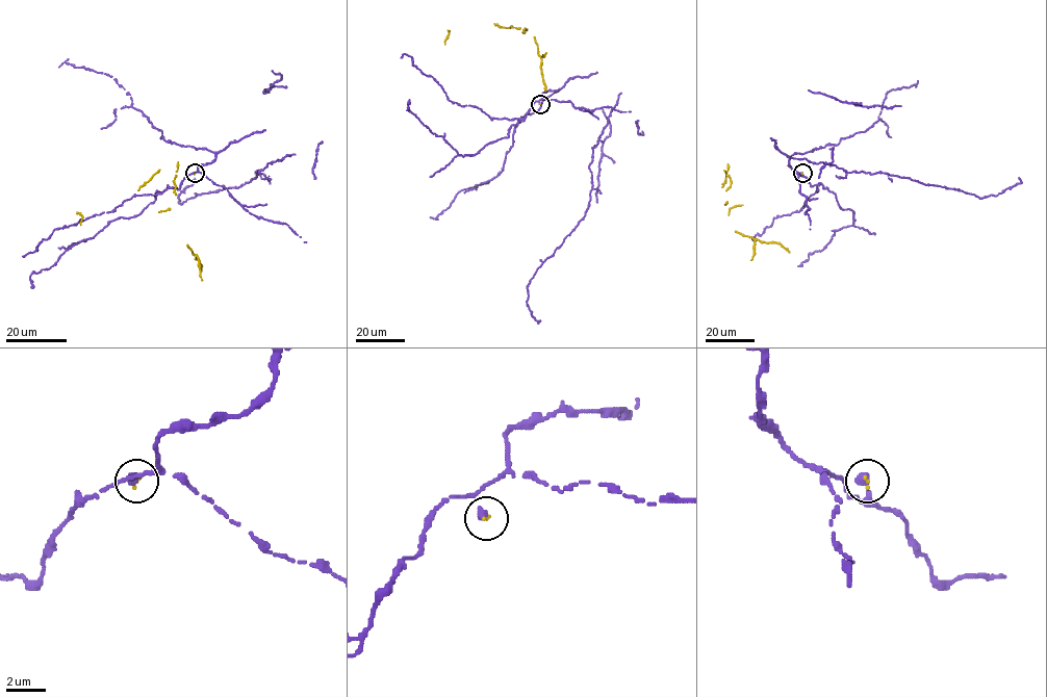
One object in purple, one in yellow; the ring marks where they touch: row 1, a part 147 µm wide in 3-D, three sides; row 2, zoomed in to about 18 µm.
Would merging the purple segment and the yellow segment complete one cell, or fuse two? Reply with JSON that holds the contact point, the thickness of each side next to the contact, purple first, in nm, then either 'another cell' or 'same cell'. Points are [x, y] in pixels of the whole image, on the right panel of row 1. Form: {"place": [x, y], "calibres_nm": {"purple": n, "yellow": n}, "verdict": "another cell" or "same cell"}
{"place": [802, 173], "calibres_nm": {"purple": 380, "yellow": 110}, "verdict": "same cell"}

